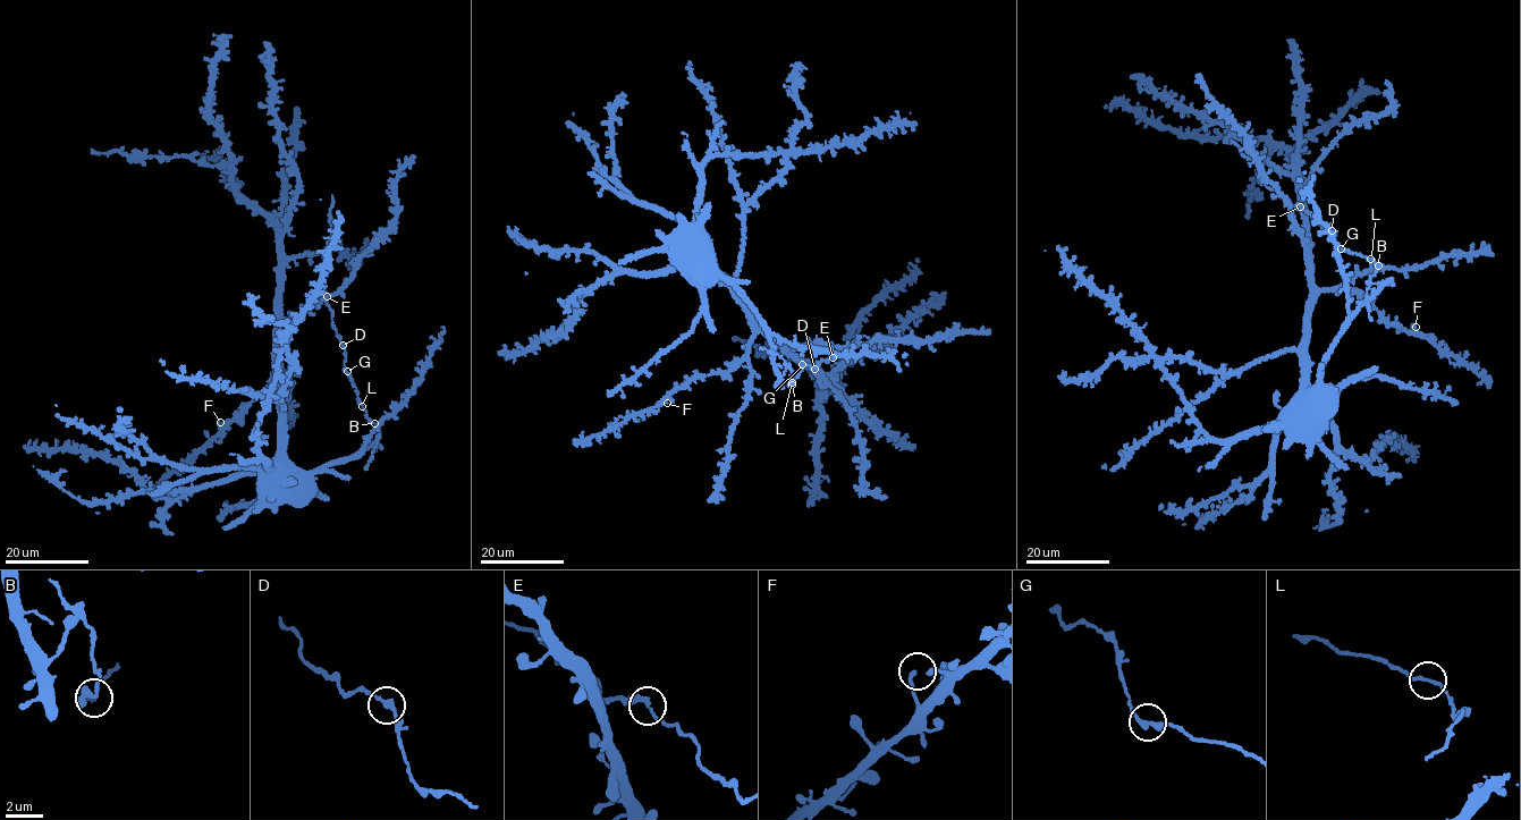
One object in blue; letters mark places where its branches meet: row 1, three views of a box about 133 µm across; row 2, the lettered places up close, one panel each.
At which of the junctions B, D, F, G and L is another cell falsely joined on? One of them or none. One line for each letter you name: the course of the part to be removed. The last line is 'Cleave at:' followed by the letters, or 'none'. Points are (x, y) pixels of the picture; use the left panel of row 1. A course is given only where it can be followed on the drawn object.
Cleave at: none

